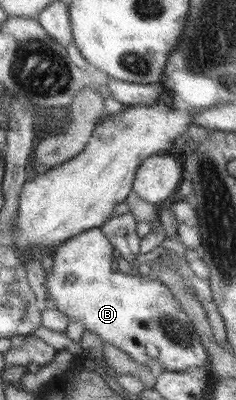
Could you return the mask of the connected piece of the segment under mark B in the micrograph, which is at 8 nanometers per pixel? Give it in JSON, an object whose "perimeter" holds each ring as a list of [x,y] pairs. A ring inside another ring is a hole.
{"perimeter":[[[99,228],[80,231],[56,246],[52,249],[53,267],[46,273],[43,285],[50,307],[62,311],[68,321],[79,321],[85,331],[98,335],[102,344],[114,345],[141,367],[160,365],[164,371],[180,372],[187,367],[207,365],[208,355],[200,337],[170,289],[151,275],[131,275],[119,270],[111,272],[114,248]]]}

